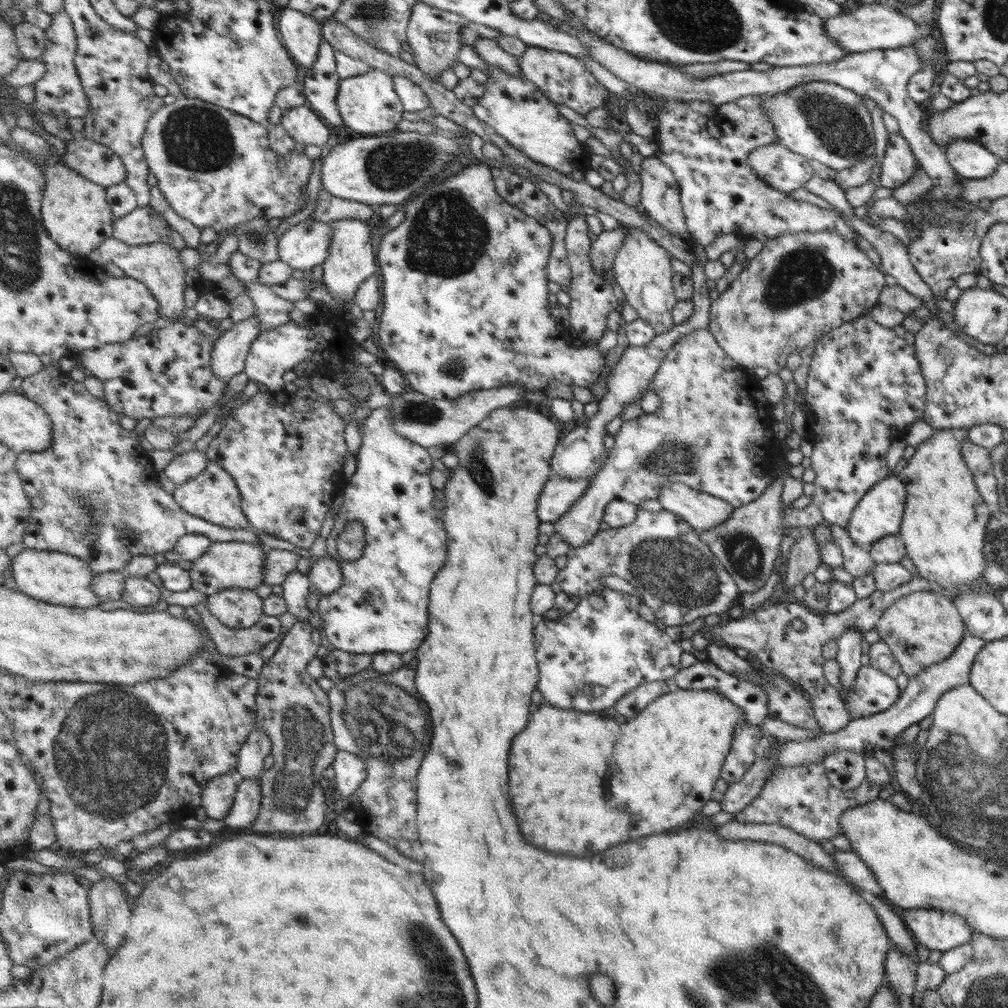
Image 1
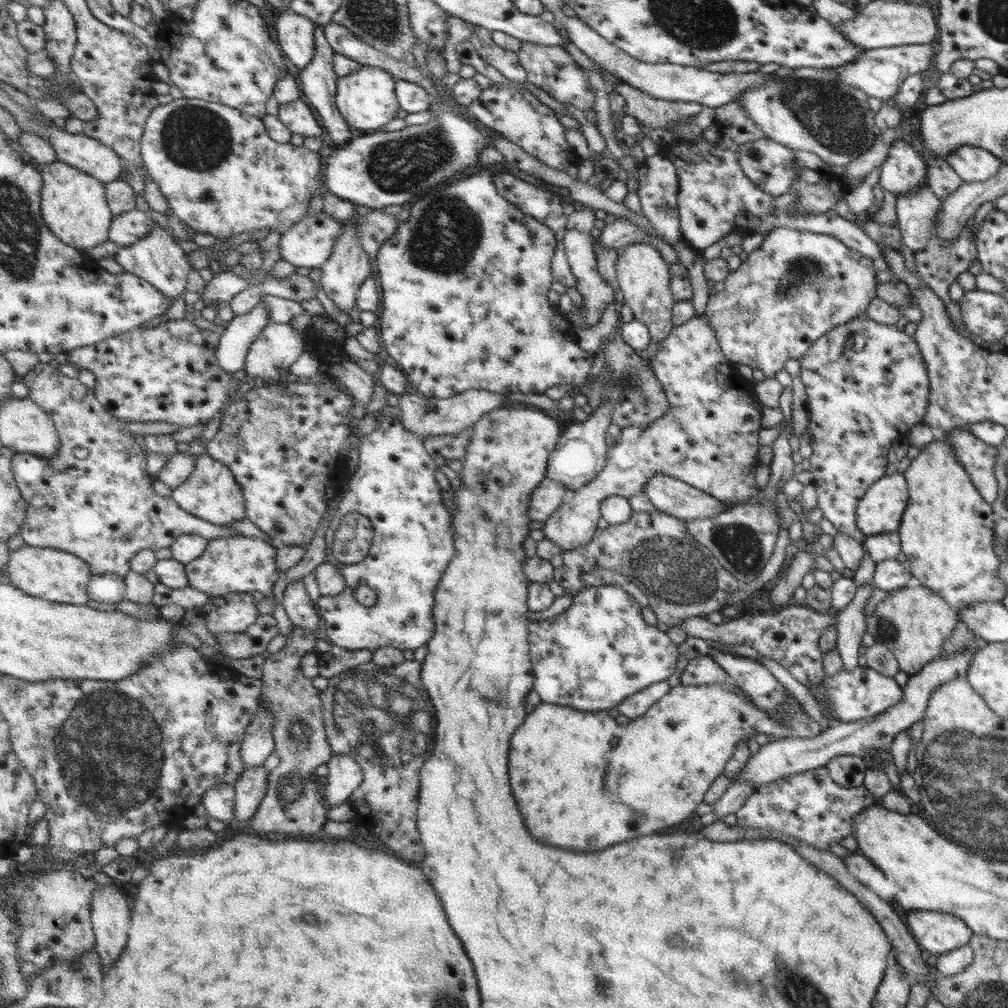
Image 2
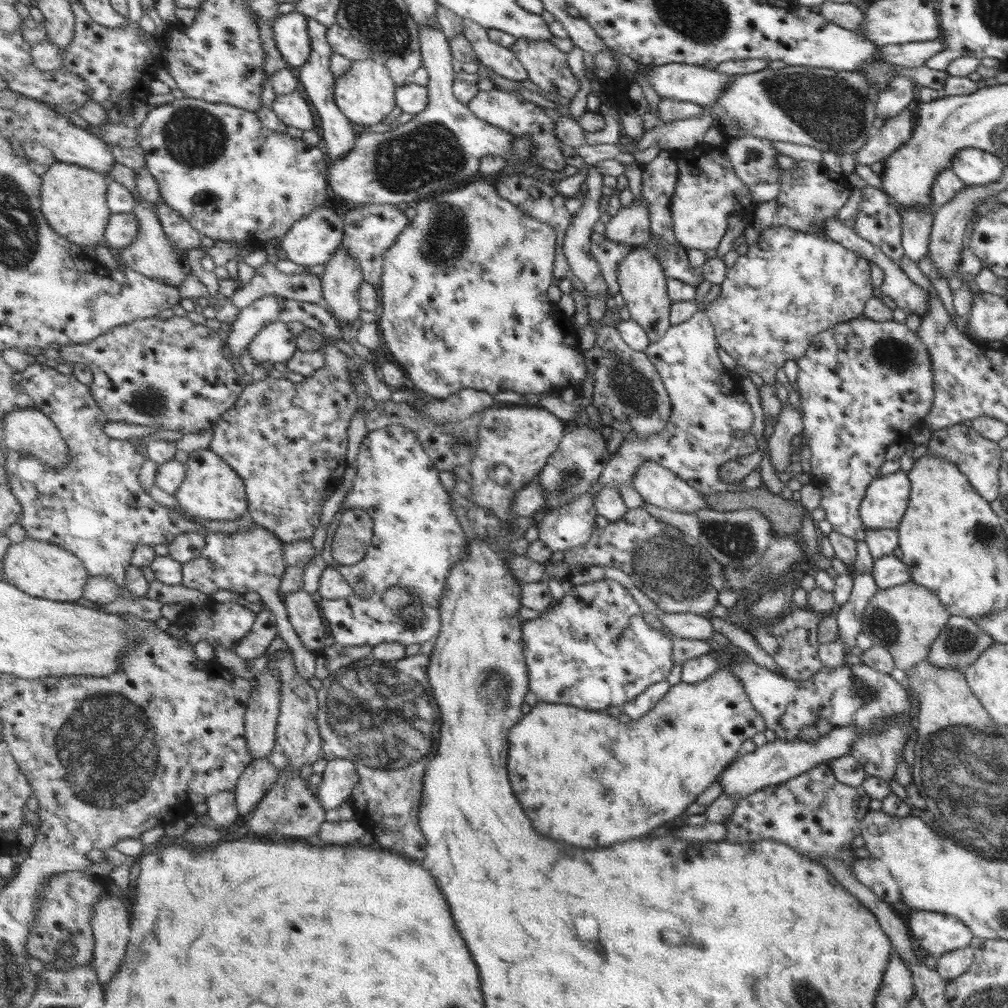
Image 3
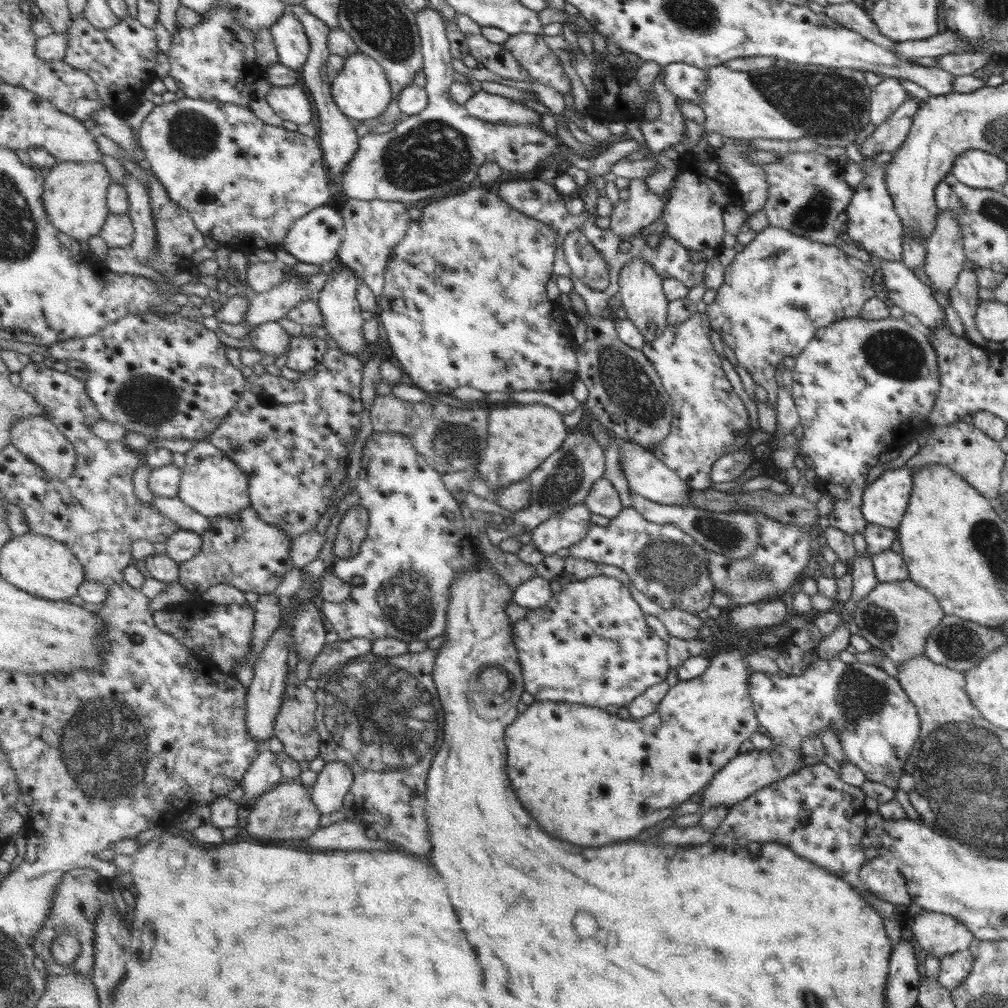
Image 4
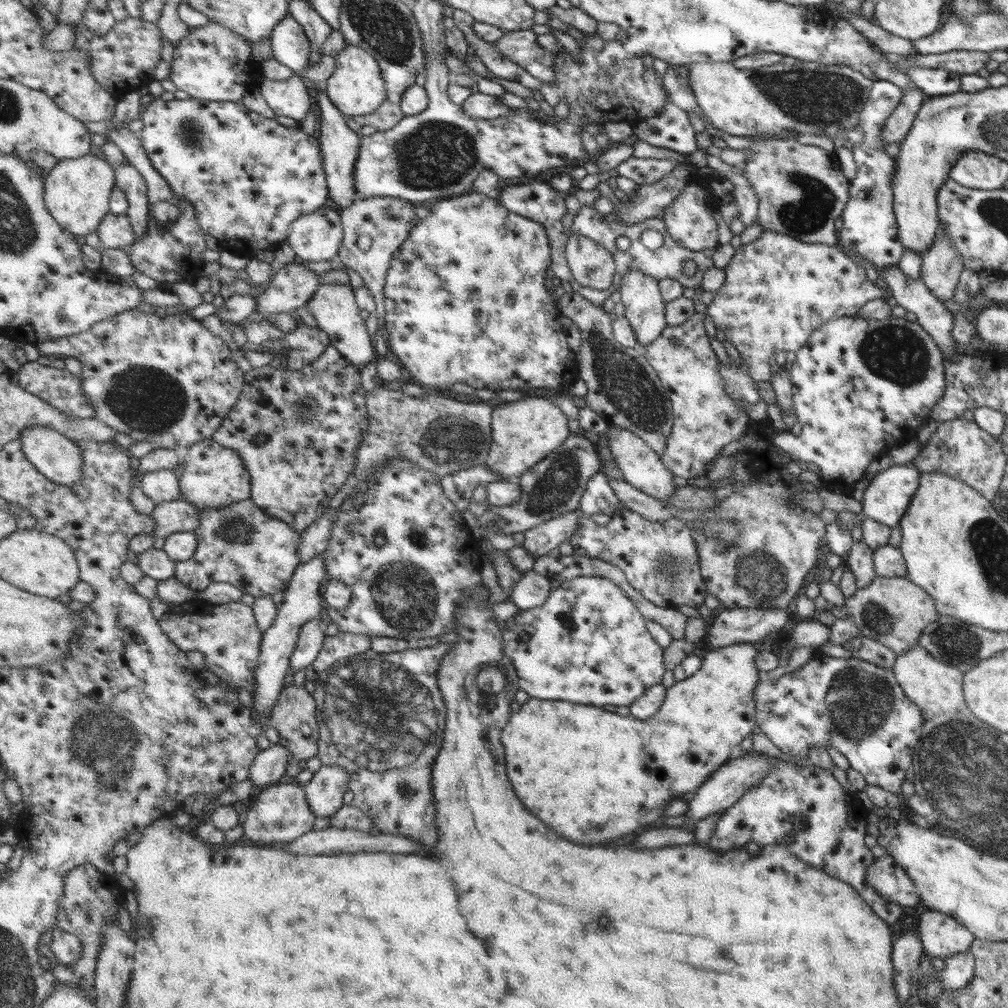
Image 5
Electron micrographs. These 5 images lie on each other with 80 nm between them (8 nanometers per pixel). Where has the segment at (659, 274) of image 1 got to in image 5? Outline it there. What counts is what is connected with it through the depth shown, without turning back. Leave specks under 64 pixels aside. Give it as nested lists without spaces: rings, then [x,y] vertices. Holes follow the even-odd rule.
[[[631,269],[622,279],[619,290],[626,308],[625,317],[635,329],[642,350],[657,340],[669,325],[666,319],[667,302],[659,282],[641,269]]]

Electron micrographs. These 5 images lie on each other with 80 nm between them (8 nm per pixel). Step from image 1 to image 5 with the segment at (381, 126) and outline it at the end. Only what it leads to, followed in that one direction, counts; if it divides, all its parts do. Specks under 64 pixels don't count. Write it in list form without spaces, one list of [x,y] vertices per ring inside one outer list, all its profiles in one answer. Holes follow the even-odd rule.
[[[347,43],[345,50],[335,57],[337,69],[335,75],[327,80],[326,93],[335,106],[347,117],[374,114],[387,100],[387,85],[383,78],[382,68],[370,52],[353,44]]]

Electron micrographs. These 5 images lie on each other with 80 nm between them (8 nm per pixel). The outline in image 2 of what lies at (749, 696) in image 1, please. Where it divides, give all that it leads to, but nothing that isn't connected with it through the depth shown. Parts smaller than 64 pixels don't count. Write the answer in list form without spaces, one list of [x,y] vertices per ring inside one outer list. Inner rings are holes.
[[[703,655],[690,659],[684,671],[680,674],[680,683],[685,687],[707,685],[707,684],[722,684],[726,688],[736,688],[735,685],[729,684],[727,675],[720,666],[715,664],[715,661],[709,655]]]

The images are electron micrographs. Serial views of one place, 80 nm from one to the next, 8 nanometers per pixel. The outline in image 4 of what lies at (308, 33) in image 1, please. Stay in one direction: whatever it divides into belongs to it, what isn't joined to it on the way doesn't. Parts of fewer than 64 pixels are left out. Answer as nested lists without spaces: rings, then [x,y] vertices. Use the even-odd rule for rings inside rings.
[[[286,12],[270,32],[283,65],[295,71],[306,66],[311,44],[302,20],[299,20],[295,14]]]

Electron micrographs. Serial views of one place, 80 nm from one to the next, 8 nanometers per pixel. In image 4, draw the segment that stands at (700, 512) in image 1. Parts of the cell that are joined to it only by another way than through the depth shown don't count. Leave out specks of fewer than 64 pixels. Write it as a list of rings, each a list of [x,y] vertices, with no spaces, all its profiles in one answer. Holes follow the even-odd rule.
[[[618,440],[619,458],[624,462],[623,470],[630,490],[649,499],[665,505],[688,507],[691,500],[691,488],[674,470],[671,470],[662,460],[659,460],[649,447],[641,446],[632,440]]]

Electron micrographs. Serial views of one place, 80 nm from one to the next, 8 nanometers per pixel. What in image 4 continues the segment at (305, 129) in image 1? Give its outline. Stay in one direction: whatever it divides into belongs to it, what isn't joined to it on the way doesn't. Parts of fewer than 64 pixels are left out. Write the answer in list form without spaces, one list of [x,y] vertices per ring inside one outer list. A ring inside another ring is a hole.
[[[299,82],[291,86],[272,85],[267,101],[285,120],[296,124],[309,124],[313,118],[313,112],[311,112],[313,104]]]

